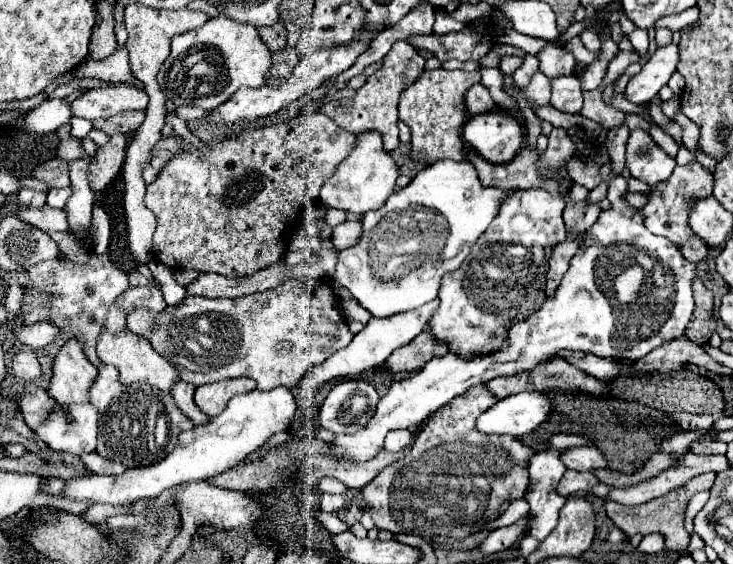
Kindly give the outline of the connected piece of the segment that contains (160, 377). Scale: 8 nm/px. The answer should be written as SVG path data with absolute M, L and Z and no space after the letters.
M102 330L98 346L96 346L98 358L104 364L110 364L114 368L118 368L120 372L120 382L122 384L134 384L134 382L146 382L152 386L158 386L162 392L170 392L170 388L180 380L180 374L174 366L168 364L168 360L164 356L160 356L158 352L154 352L154 348L150 346L150 342L138 334L132 332L124 332L124 334L108 334L106 330Z

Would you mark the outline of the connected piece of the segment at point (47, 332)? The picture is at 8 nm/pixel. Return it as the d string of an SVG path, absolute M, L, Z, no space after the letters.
M40 320L30 326L20 324L14 328L14 334L18 336L18 340L30 348L44 348L46 344L50 344L56 338L58 332L60 330L48 320Z

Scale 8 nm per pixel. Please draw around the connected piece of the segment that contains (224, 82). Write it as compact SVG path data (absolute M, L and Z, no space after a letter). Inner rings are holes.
M220 14L200 28L172 38L172 50L158 72L158 84L166 98L176 106L190 104L202 110L214 110L238 88L264 86L270 64L272 54L266 44L262 44L258 30L250 24L240 24ZM176 60L182 60L182 72L170 72Z

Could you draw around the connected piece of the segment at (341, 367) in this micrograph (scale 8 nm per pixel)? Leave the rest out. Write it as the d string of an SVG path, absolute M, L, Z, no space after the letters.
M438 300L428 302L428 304L420 306L420 308L414 308L414 310L410 310L410 312L400 312L400 314L394 314L394 316L388 316L388 318L372 318L372 320L366 324L366 328L364 328L360 334L356 334L354 340L352 340L346 348L334 352L324 364L318 364L318 366L310 368L310 372L306 372L306 376L302 378L302 382L298 385L298 394L295 397L298 408L296 408L292 426L294 426L294 424L302 424L305 421L306 412L313 407L316 392L318 392L326 382L330 382L330 380L334 380L334 378L348 378L348 376L352 378L352 376L358 376L358 374L362 374L362 372L366 372L366 370L370 370L370 368L382 366L382 364L388 360L388 356L390 356L396 348L406 346L412 338L416 338L420 332L426 330L428 320L430 320L430 316L432 316L432 312L434 312L436 308L438 308Z

